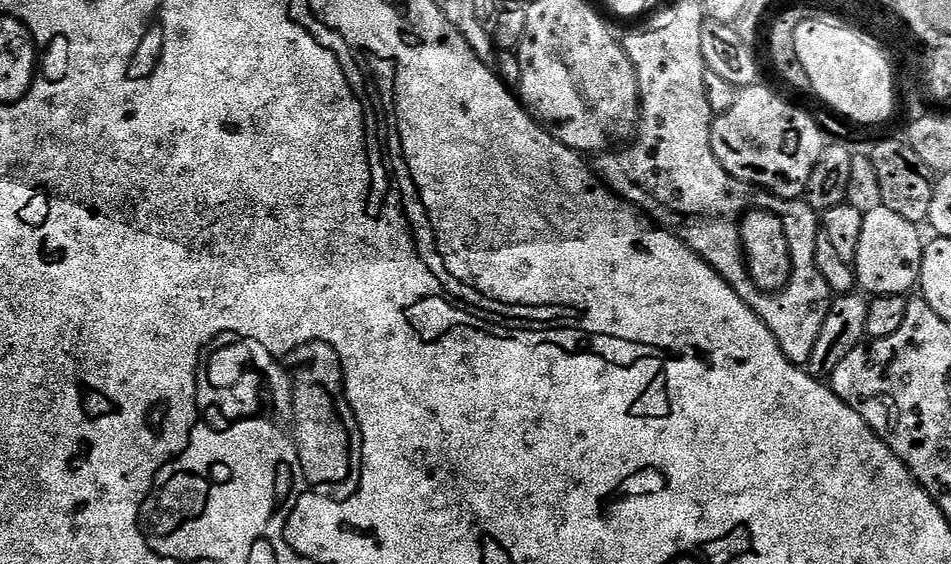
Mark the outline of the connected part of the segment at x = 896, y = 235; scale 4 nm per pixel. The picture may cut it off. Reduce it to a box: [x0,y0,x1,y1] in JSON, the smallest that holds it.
[854,204,926,297]

